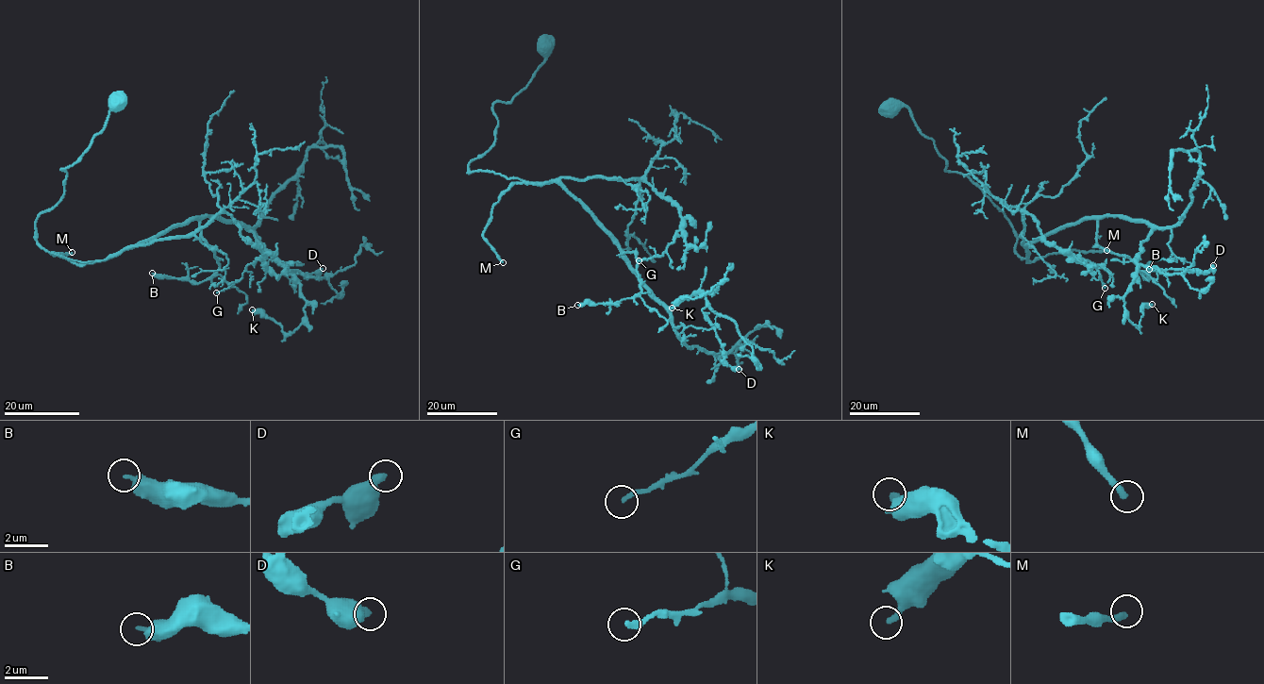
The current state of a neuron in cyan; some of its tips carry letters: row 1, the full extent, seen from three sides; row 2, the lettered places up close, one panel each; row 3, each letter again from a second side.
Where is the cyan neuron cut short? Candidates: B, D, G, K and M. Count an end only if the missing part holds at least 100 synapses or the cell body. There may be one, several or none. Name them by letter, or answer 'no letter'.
M

